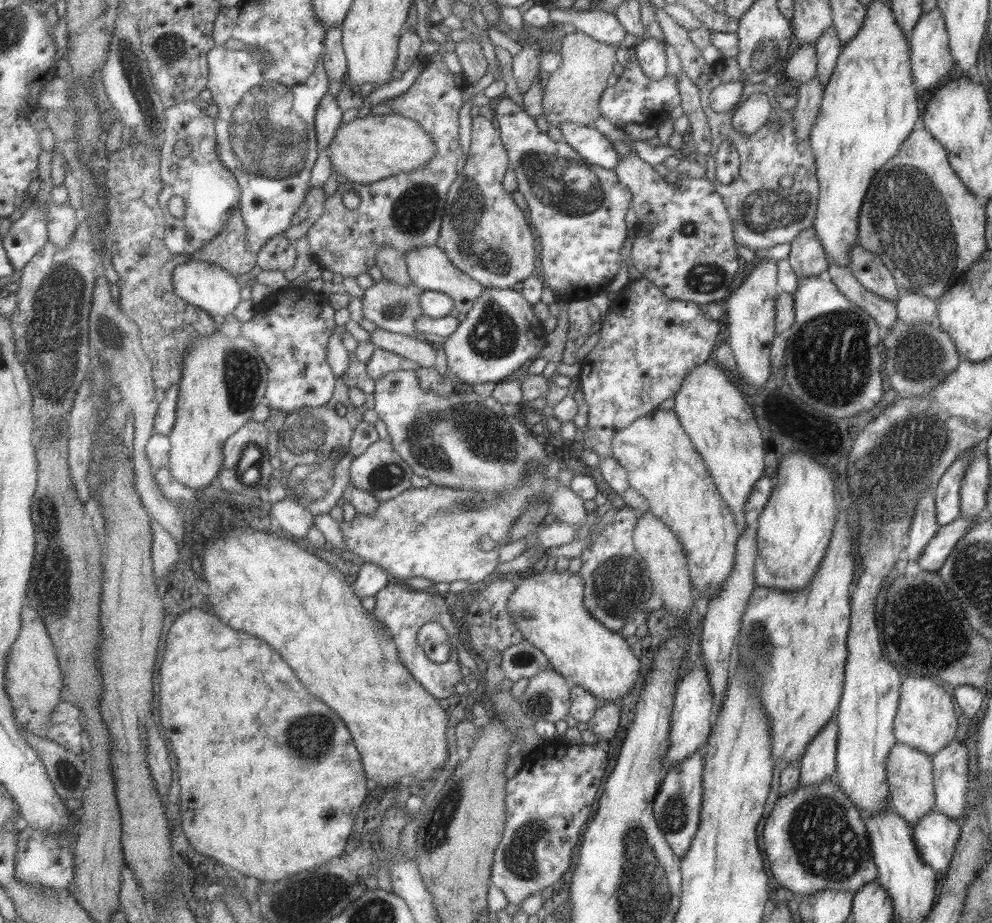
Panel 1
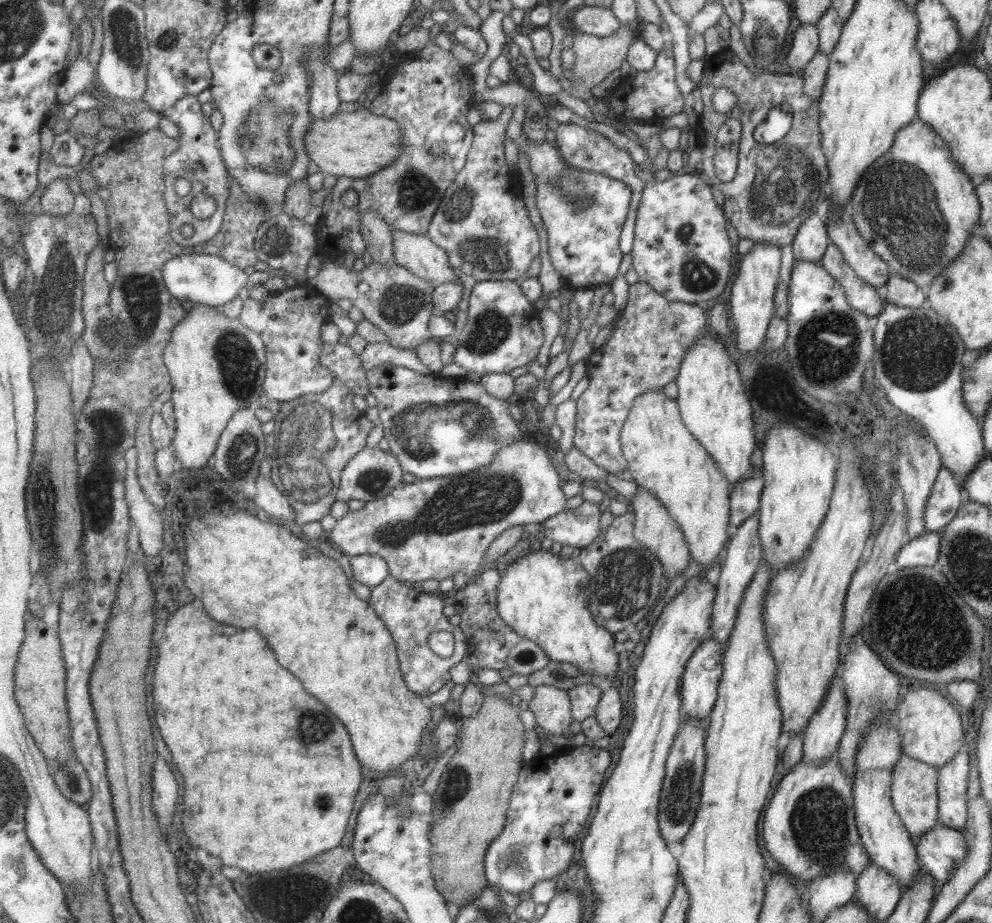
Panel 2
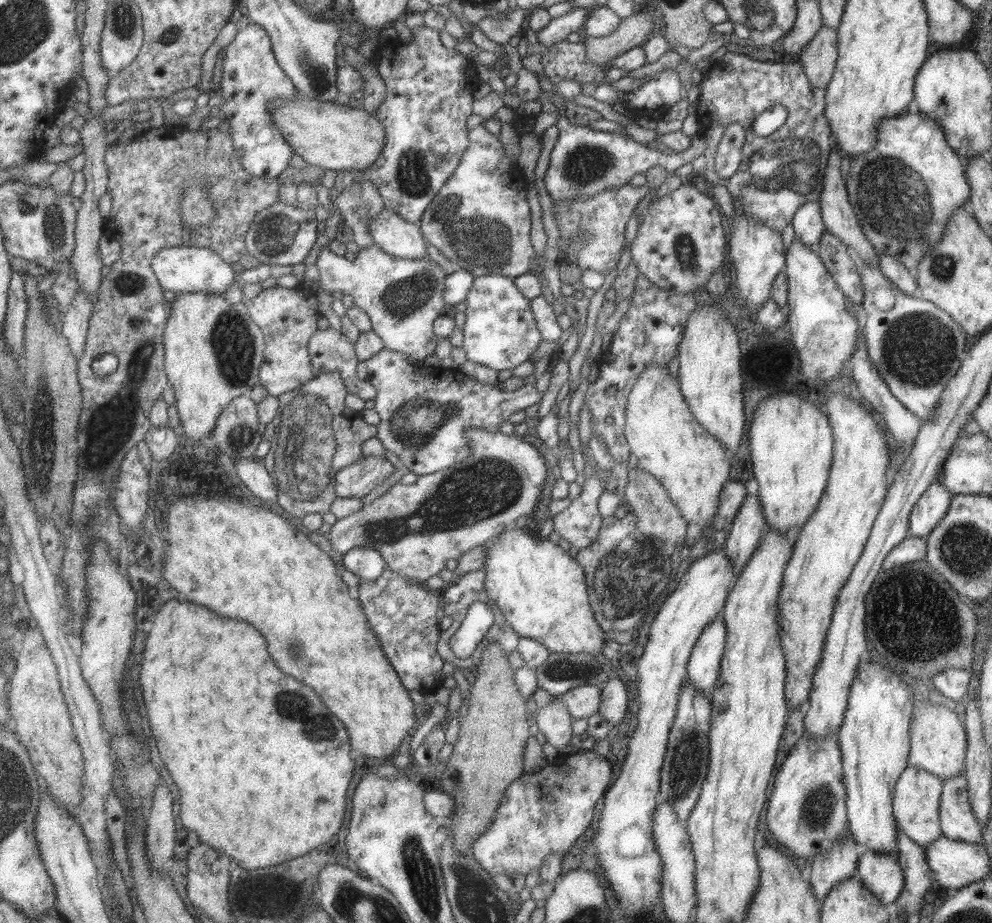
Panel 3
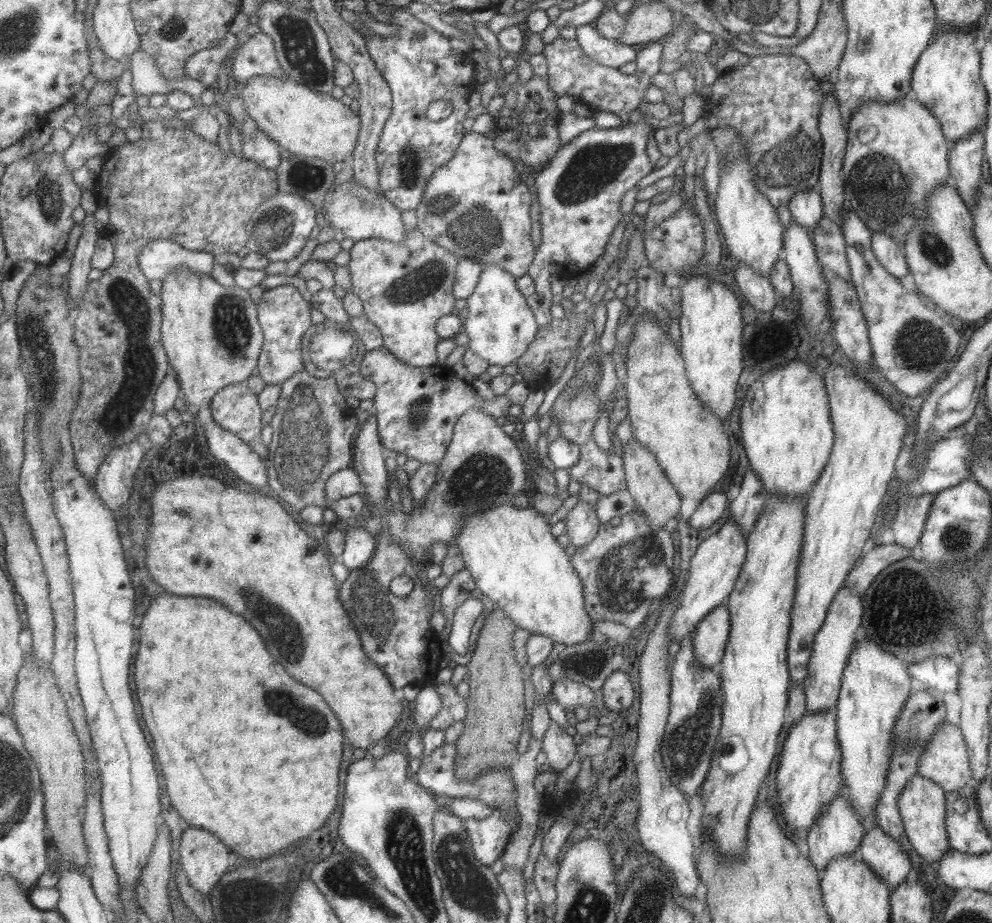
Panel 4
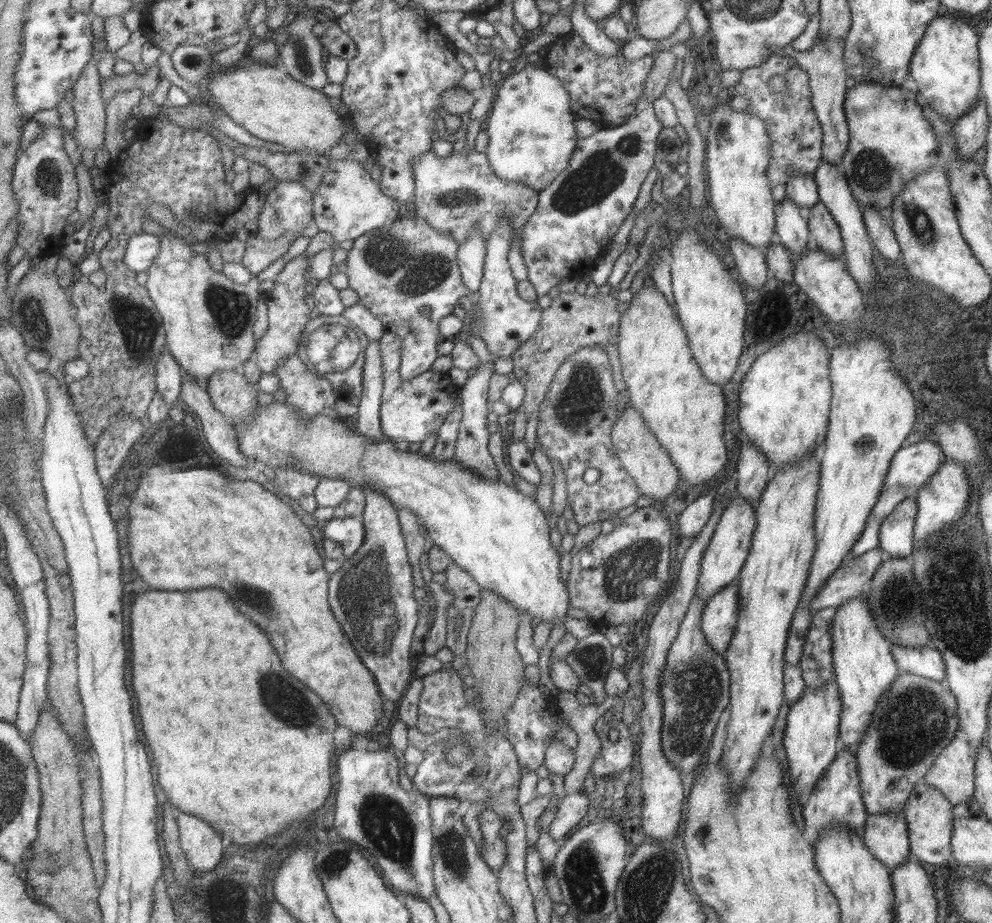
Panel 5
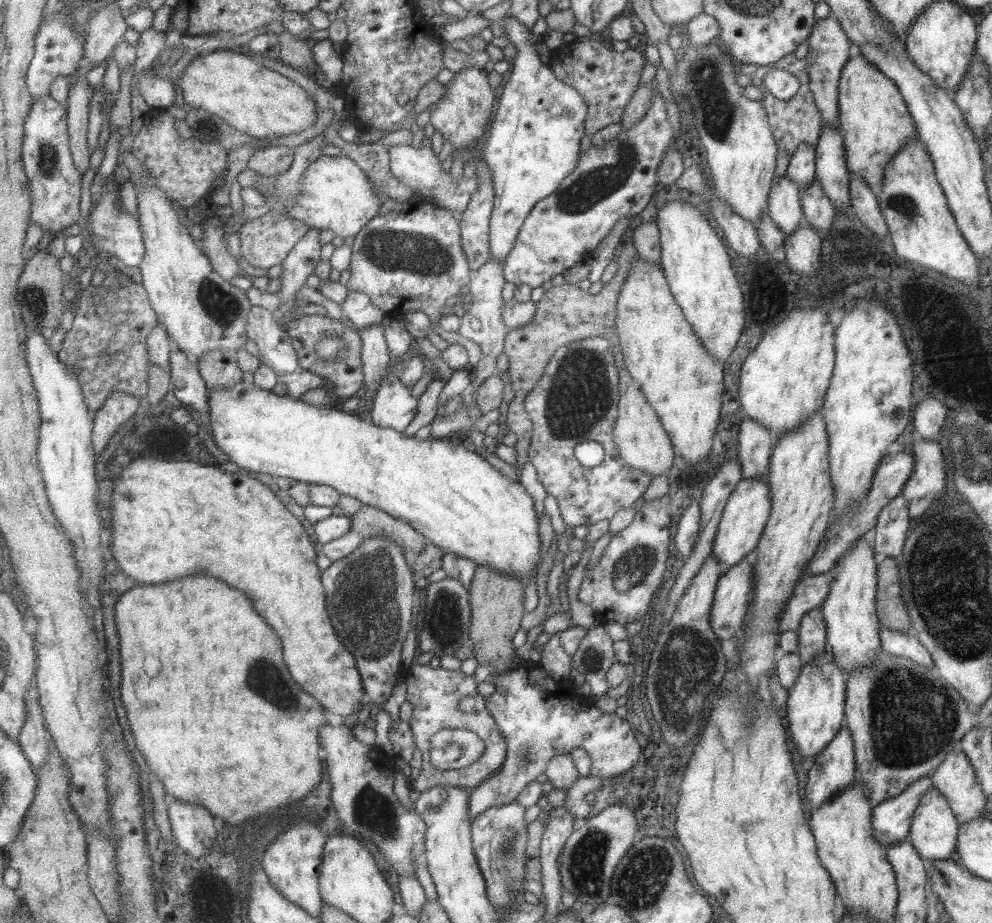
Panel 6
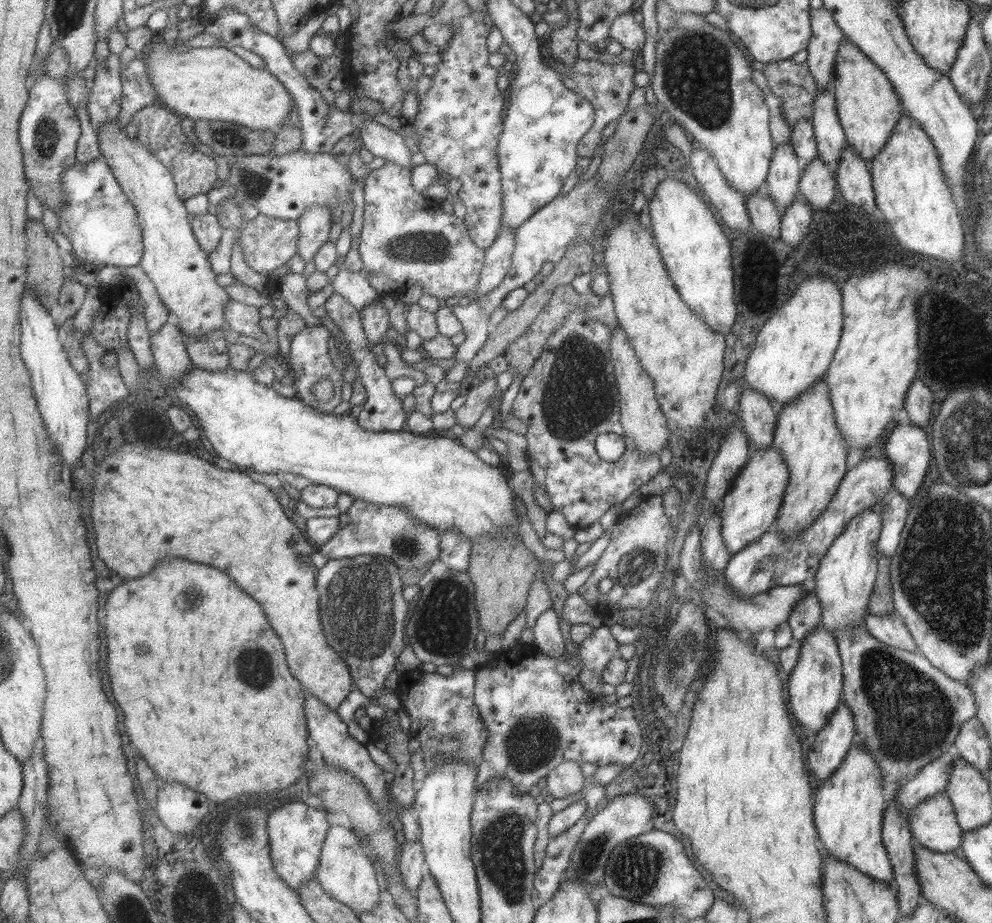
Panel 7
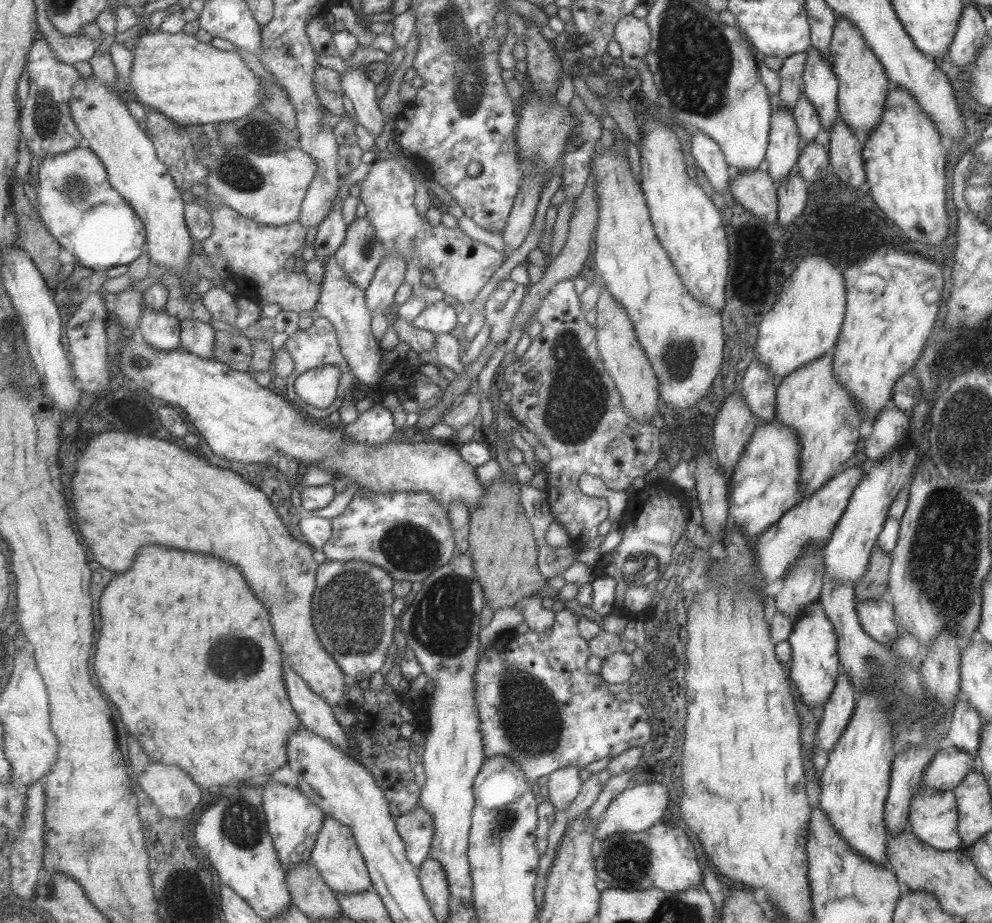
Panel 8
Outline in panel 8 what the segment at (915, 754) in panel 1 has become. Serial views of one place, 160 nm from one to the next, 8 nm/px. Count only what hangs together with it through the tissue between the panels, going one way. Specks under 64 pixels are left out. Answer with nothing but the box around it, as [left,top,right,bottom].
[908,785,962,851]

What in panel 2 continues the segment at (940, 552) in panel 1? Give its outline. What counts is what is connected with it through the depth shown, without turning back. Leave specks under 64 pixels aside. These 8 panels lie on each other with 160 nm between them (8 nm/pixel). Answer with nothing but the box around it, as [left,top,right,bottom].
[892,532,940,569]

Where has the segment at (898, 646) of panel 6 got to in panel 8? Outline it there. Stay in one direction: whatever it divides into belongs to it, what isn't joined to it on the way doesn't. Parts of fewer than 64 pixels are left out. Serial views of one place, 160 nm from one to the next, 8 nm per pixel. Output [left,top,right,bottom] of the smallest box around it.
[854,599,899,644]

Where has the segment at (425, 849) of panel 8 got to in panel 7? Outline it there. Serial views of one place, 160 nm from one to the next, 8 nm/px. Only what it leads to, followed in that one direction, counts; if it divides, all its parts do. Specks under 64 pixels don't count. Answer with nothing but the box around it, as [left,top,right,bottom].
[398,840,424,896]

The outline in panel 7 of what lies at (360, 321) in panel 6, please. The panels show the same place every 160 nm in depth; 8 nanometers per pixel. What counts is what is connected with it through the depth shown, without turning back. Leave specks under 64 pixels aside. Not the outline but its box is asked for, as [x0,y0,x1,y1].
[332,257,381,312]

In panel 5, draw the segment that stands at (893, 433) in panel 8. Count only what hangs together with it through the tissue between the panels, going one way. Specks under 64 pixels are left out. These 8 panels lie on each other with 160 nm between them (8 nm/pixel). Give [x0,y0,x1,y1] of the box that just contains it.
[913,458,969,544]

